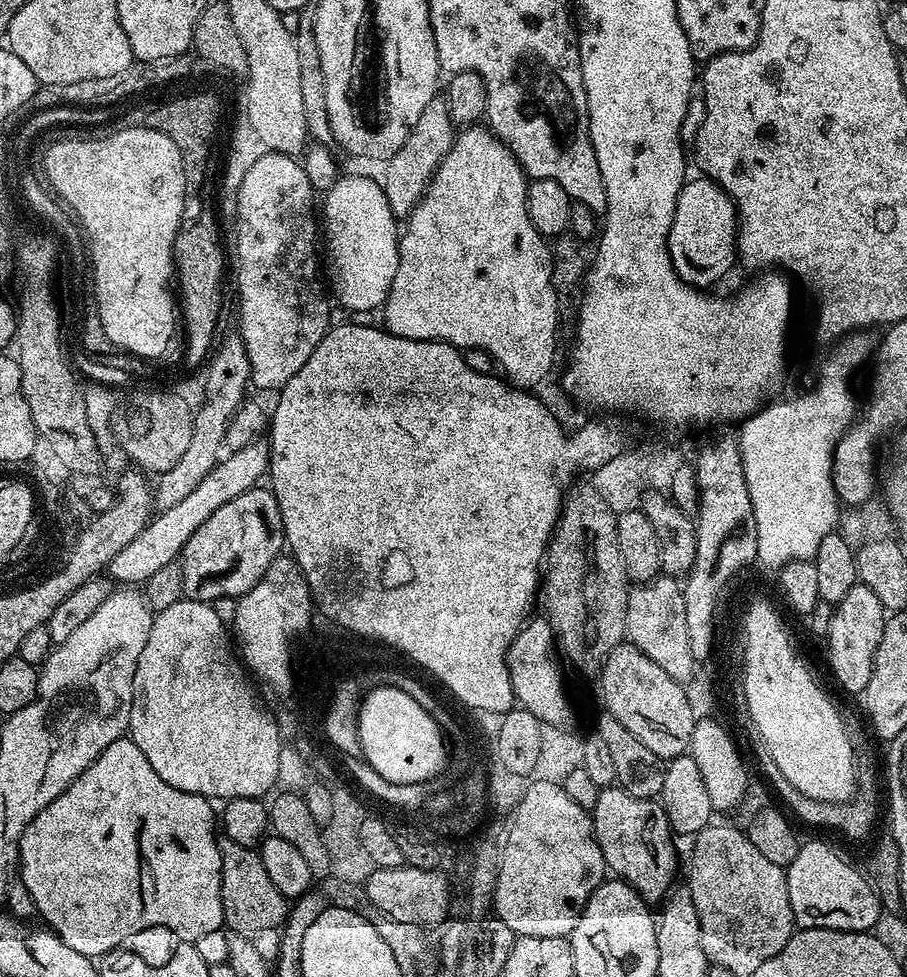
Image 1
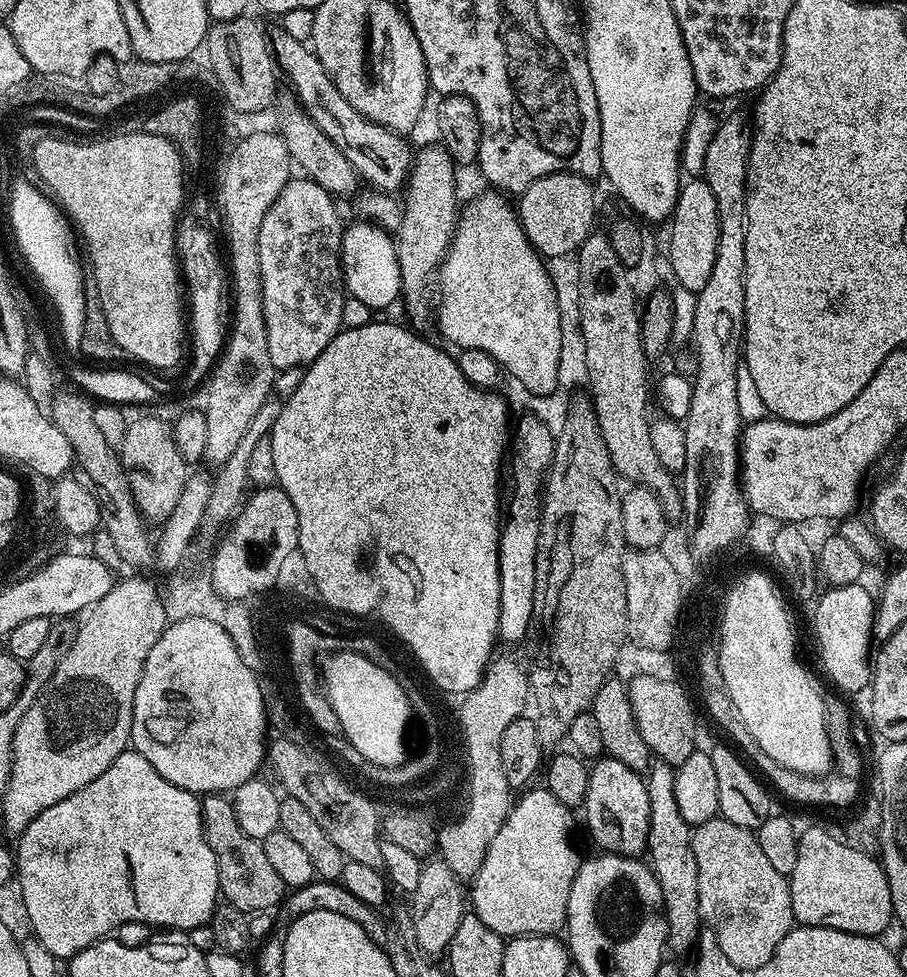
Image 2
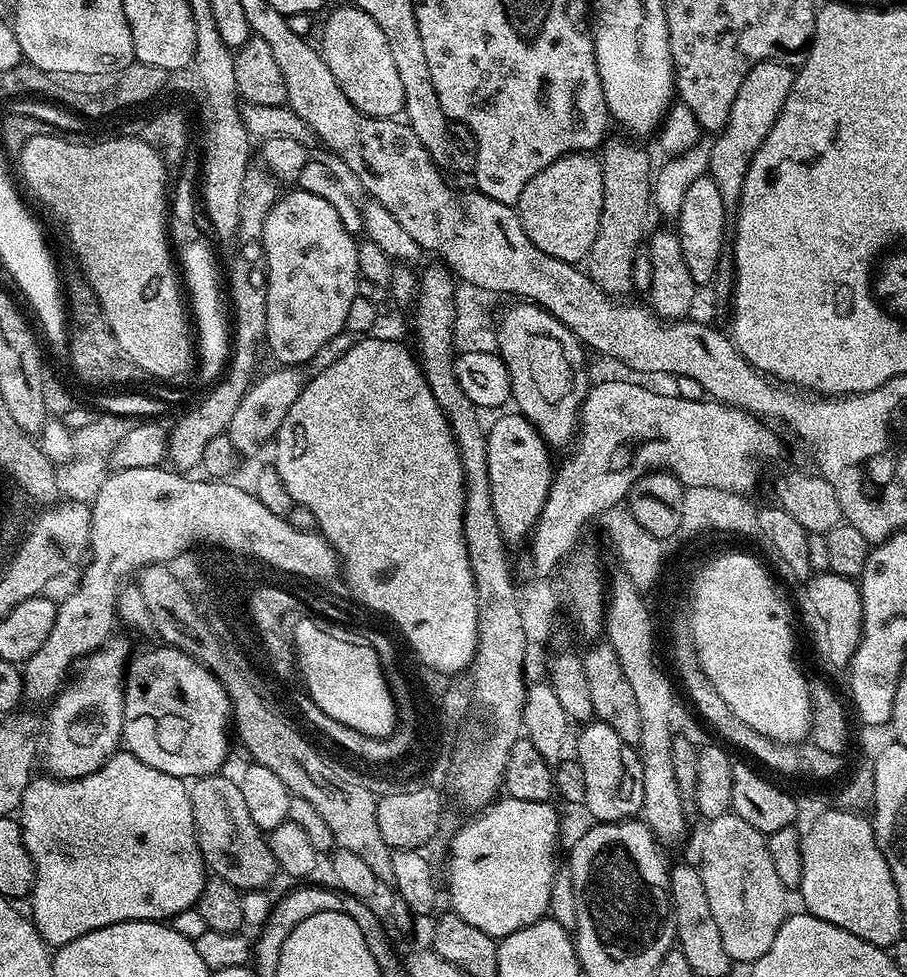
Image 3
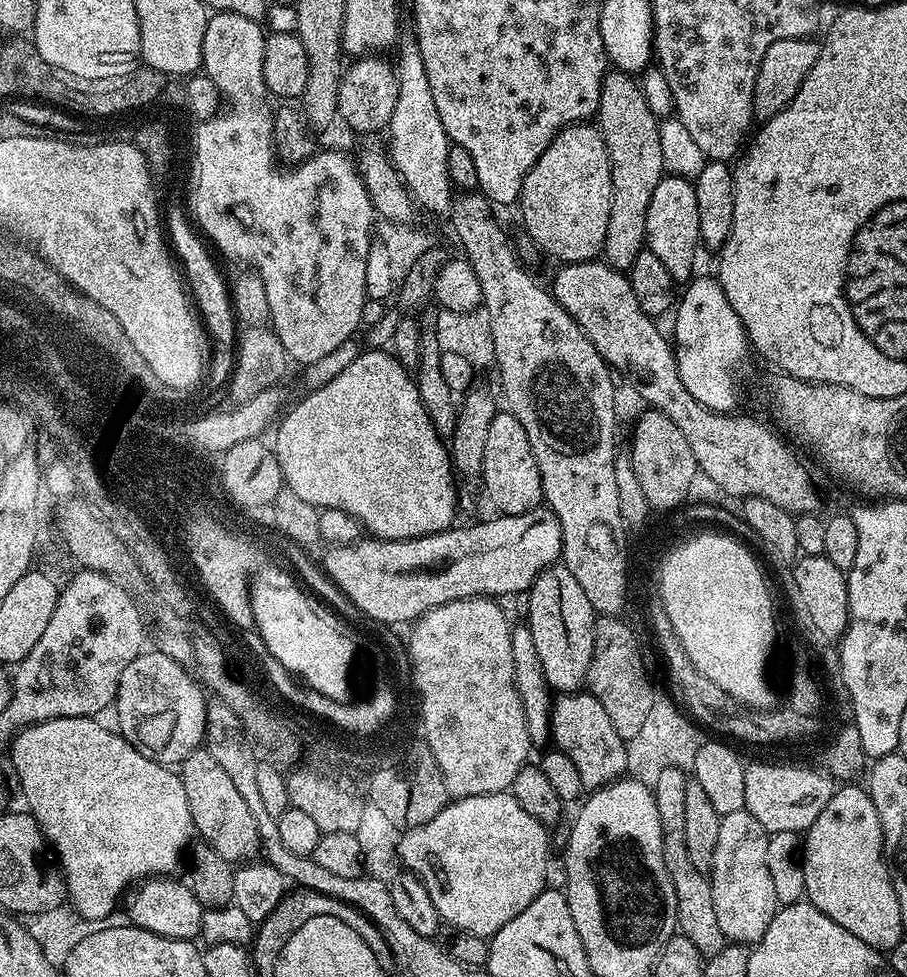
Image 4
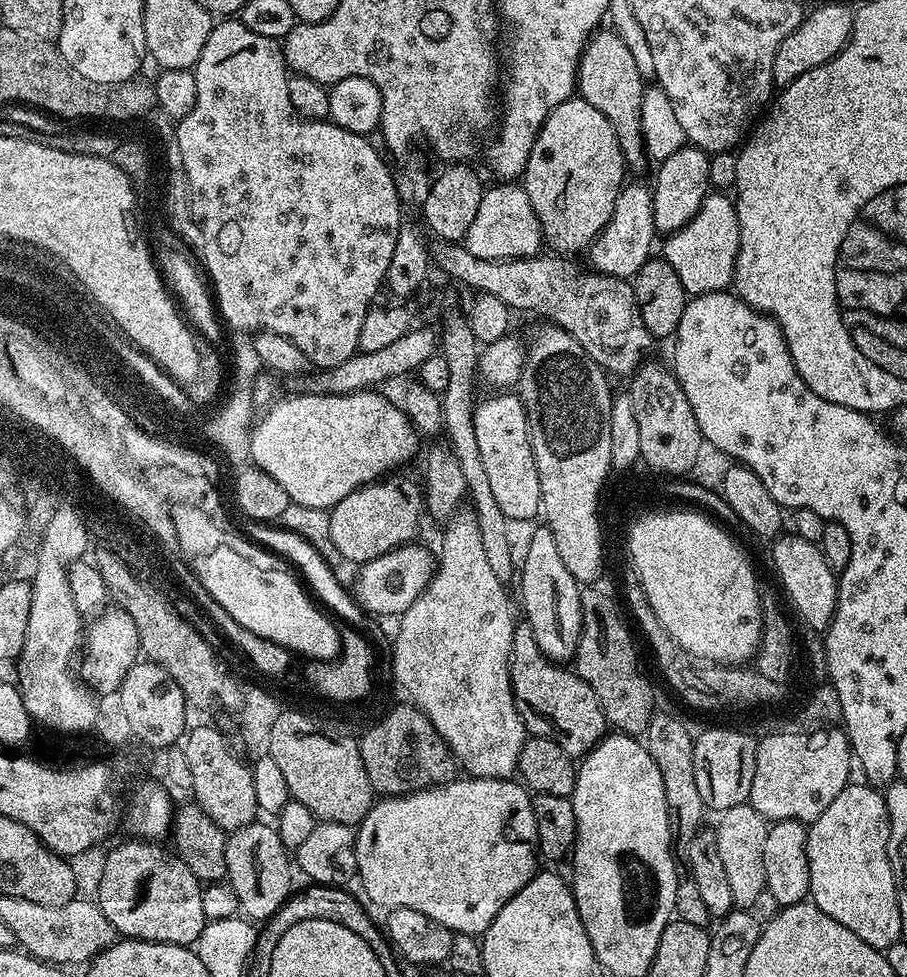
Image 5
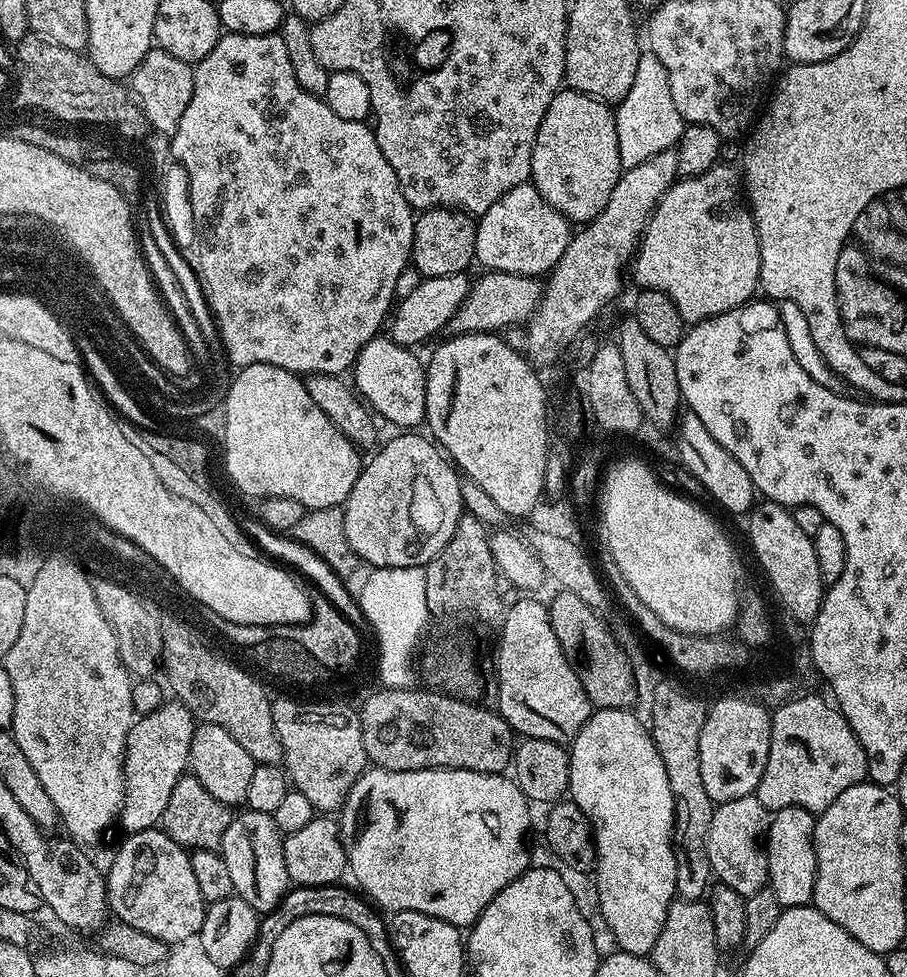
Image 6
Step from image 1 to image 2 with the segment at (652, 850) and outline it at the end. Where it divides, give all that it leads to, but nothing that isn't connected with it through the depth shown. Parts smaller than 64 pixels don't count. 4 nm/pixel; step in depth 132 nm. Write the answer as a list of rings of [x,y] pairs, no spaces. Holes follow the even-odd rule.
[[[609,755],[597,759],[588,773],[590,786],[586,786],[582,815],[588,819],[588,832],[600,847],[597,849],[619,856],[643,857],[650,834],[650,794],[644,785],[645,777]]]

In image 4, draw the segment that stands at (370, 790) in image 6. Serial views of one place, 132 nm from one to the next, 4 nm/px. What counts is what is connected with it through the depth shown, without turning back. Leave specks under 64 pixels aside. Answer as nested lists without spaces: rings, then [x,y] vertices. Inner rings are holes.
[[[495,792],[481,796],[453,799],[430,822],[407,829],[399,837],[398,855],[405,869],[419,876],[430,890],[430,902],[438,910],[444,924],[470,930],[470,934],[490,938],[510,918],[518,918],[538,894],[542,894],[548,880],[548,850],[550,832],[539,824],[508,792]]]

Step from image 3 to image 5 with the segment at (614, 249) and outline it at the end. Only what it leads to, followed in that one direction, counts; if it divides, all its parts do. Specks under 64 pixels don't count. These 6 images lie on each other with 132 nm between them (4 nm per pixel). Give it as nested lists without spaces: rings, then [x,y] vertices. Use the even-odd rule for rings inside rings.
[[[598,30],[588,39],[578,66],[576,83],[579,99],[590,102],[594,110],[602,110],[618,134],[624,163],[629,169],[644,168],[650,164],[650,157],[644,149],[642,138],[642,98],[646,81],[638,74],[637,64],[633,61],[629,47],[613,30]]]

